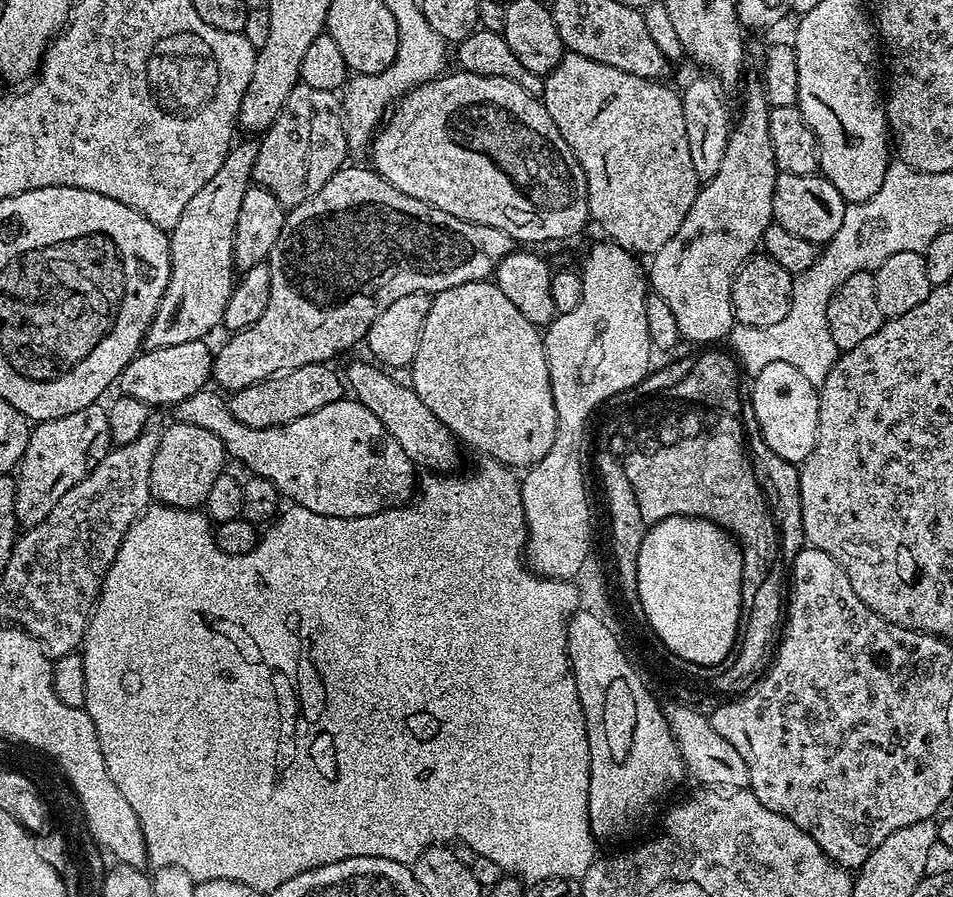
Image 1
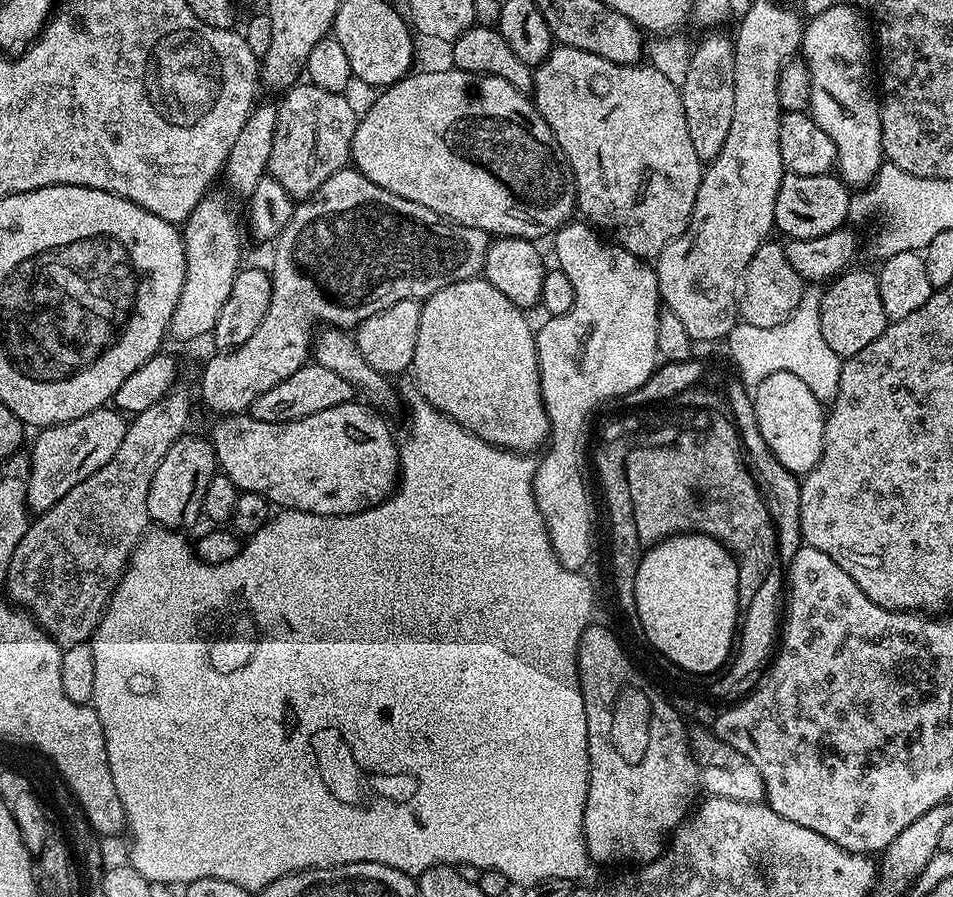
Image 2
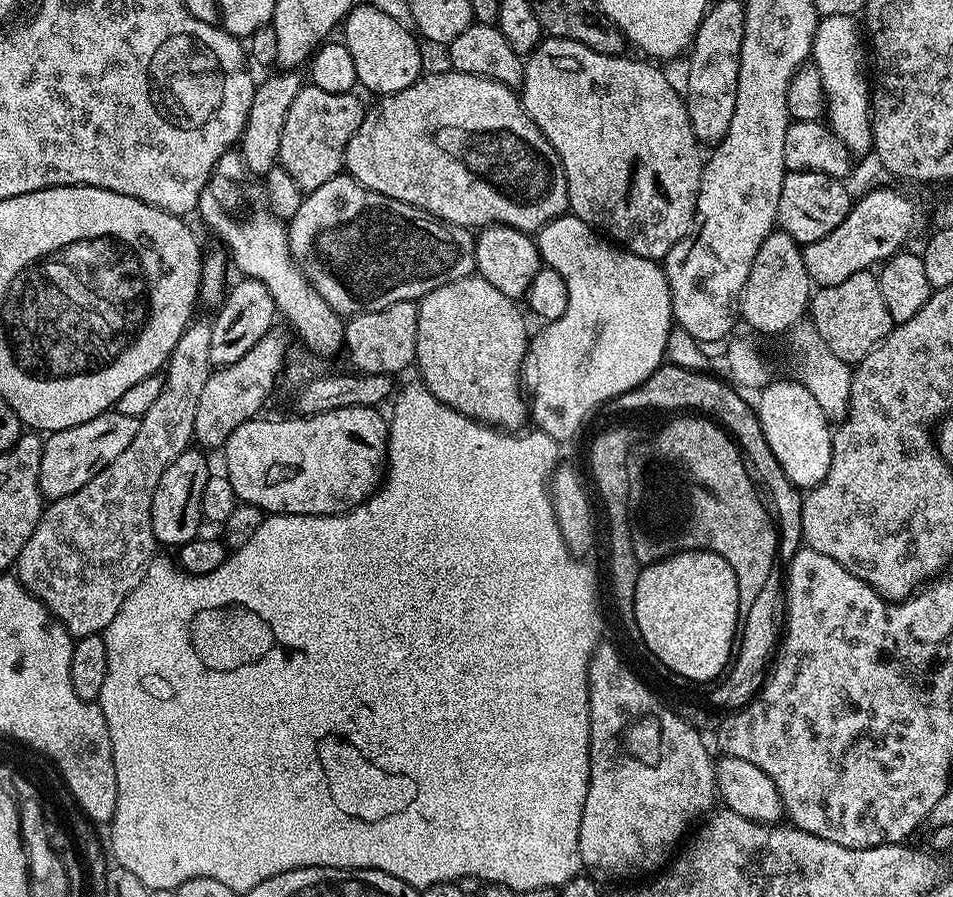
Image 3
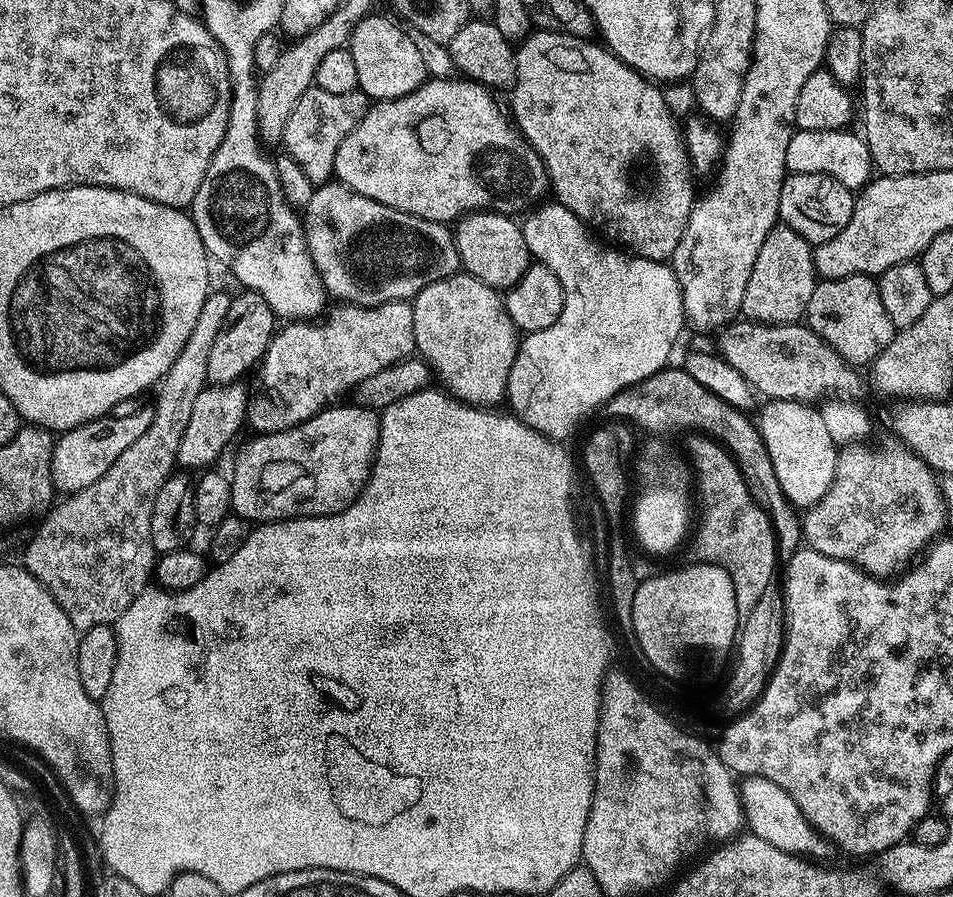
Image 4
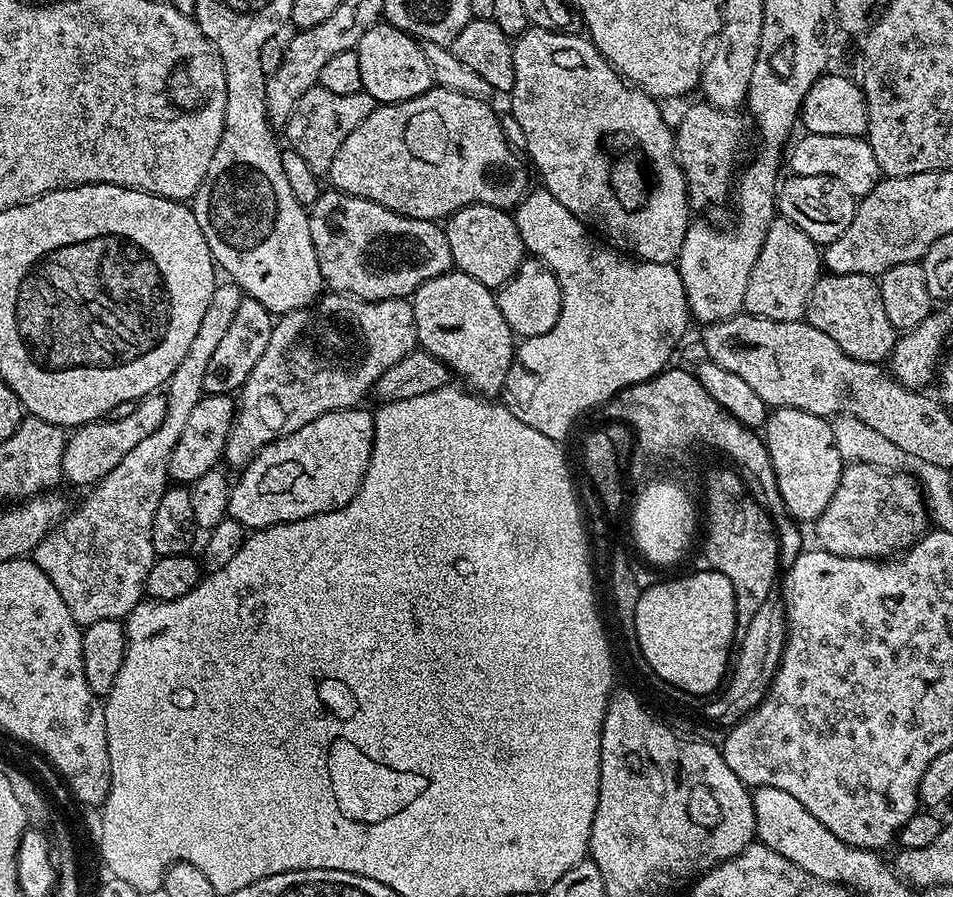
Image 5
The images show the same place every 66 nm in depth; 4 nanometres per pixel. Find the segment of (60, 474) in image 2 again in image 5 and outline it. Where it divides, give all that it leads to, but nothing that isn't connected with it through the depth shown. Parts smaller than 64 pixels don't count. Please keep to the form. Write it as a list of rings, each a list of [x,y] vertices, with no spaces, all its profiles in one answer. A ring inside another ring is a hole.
[[[157,390],[135,401],[134,410],[127,418],[104,418],[90,424],[81,424],[64,441],[60,466],[63,479],[72,484],[99,484],[103,476],[110,474],[110,470],[114,470],[114,466],[118,466],[118,462],[122,462],[122,458],[134,450],[134,446],[138,446],[138,442],[144,441],[148,435],[154,434],[154,430],[158,430],[165,414],[164,392]]]

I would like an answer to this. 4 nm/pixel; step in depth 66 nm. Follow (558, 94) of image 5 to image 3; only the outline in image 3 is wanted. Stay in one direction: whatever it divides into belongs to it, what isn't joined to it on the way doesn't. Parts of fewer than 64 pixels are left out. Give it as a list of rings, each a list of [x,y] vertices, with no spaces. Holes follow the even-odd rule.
[[[548,36],[541,39],[539,46],[524,60],[522,103],[526,114],[530,114],[533,122],[540,127],[542,134],[554,146],[554,150],[562,162],[568,183],[568,206],[571,215],[577,216],[582,222],[586,222],[601,233],[607,234],[617,245],[627,248],[628,251],[647,260],[660,262],[670,254],[672,247],[683,236],[692,231],[692,226],[696,222],[696,199],[700,189],[700,170],[702,167],[700,151],[702,148],[692,129],[685,97],[676,92],[674,86],[670,86],[670,82],[666,82],[663,67],[657,66],[647,59],[639,59],[631,60],[628,54],[598,53],[597,50],[592,50],[580,42]]]

